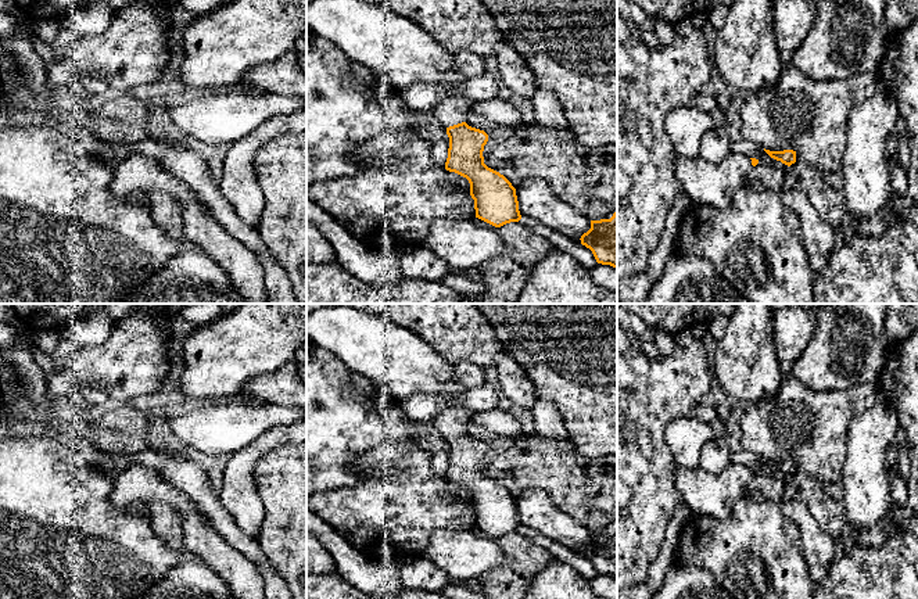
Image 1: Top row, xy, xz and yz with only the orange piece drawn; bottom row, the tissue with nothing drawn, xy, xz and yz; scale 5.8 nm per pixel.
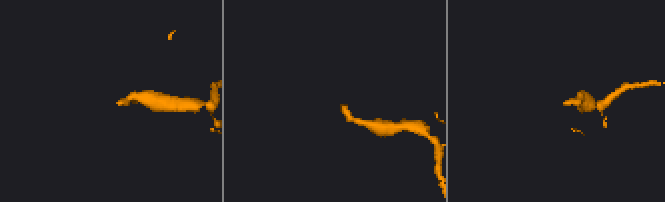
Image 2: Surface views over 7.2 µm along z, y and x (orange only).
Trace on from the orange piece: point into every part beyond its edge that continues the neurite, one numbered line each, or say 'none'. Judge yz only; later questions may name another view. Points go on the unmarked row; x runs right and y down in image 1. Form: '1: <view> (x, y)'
1: yz (705, 494)

